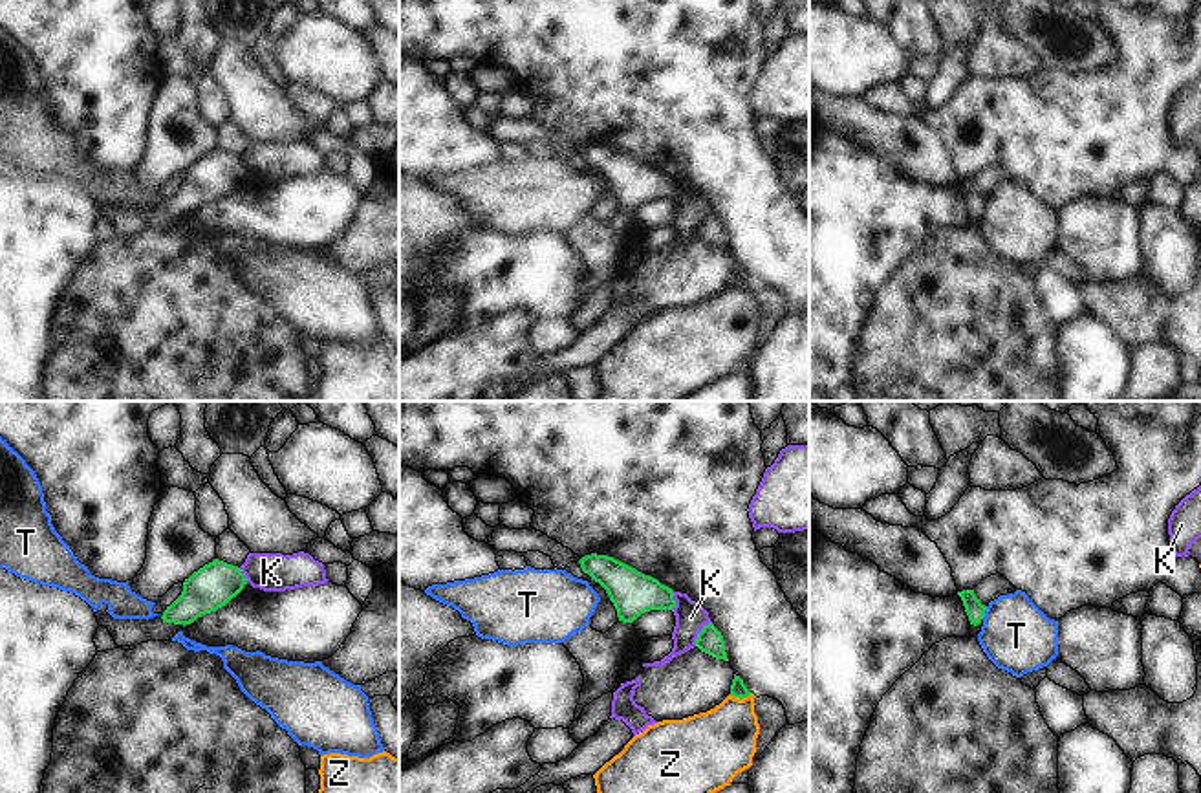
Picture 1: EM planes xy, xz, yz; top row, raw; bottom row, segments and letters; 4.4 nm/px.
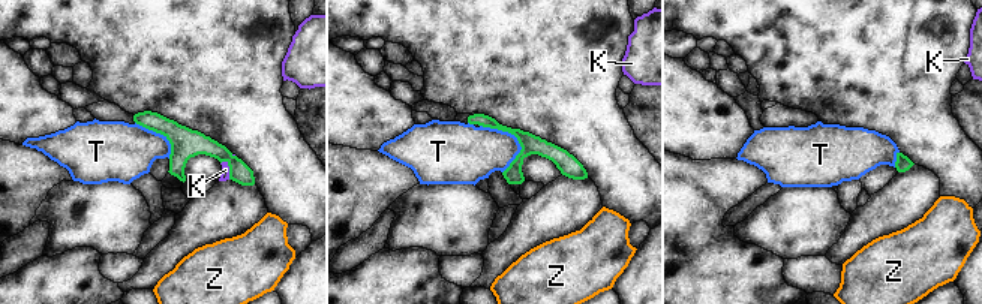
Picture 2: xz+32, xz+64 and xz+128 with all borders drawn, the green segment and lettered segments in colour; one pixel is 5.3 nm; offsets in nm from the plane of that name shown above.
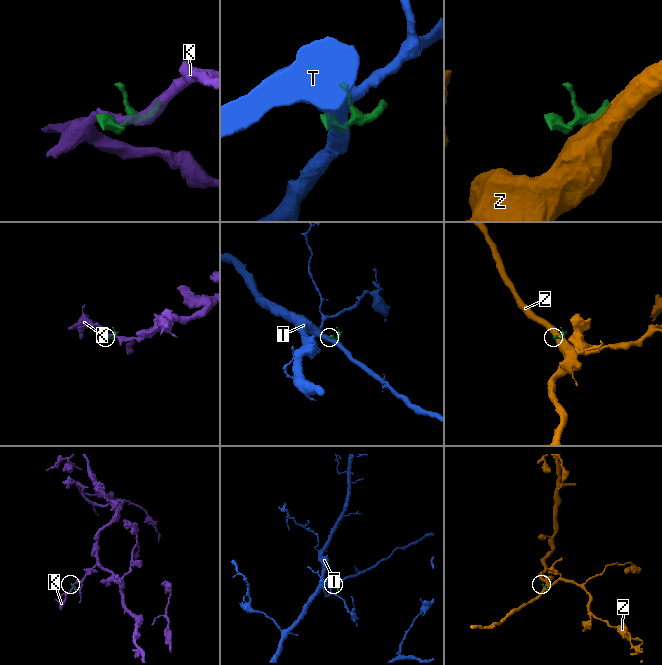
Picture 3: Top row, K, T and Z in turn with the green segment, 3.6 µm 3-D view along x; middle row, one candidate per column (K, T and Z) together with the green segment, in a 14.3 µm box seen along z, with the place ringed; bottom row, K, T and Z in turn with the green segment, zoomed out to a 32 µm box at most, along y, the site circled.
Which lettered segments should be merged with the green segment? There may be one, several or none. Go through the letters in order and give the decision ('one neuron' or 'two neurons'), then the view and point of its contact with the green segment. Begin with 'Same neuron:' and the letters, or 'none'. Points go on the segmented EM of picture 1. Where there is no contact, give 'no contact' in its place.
Same neuron: none
K: two neurons; contact xz (700, 632)
T: two neurons; contact yz (984, 612)
Z: two neurons; contact xz (740, 698)

